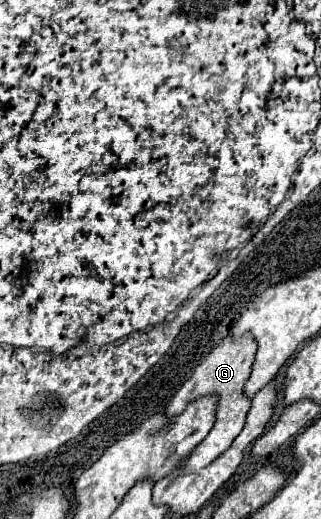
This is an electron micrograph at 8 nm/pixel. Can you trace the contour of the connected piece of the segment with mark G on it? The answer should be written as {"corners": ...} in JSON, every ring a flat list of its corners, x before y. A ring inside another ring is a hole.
{"corners":[[245,335,241,339,231,339,227,337,225,341,221,341,211,353,209,357,195,369,195,373,191,375,191,379,187,379,181,389,173,395,173,399,169,401,165,415,167,417,175,417,181,415,185,411,185,407,205,395,215,395,217,401,217,419,213,429,209,431,209,435,203,439,203,443,199,447,193,449,193,453,189,455,187,463,181,467,183,473,195,473,201,467,207,467,213,459,217,459,223,451,227,451,233,443,233,439,241,433,243,425,245,425,245,415,251,407,251,401,243,397,243,385,247,381,247,377,251,375,251,365,255,359,255,351,257,351,257,343,253,341,253,337]]}

